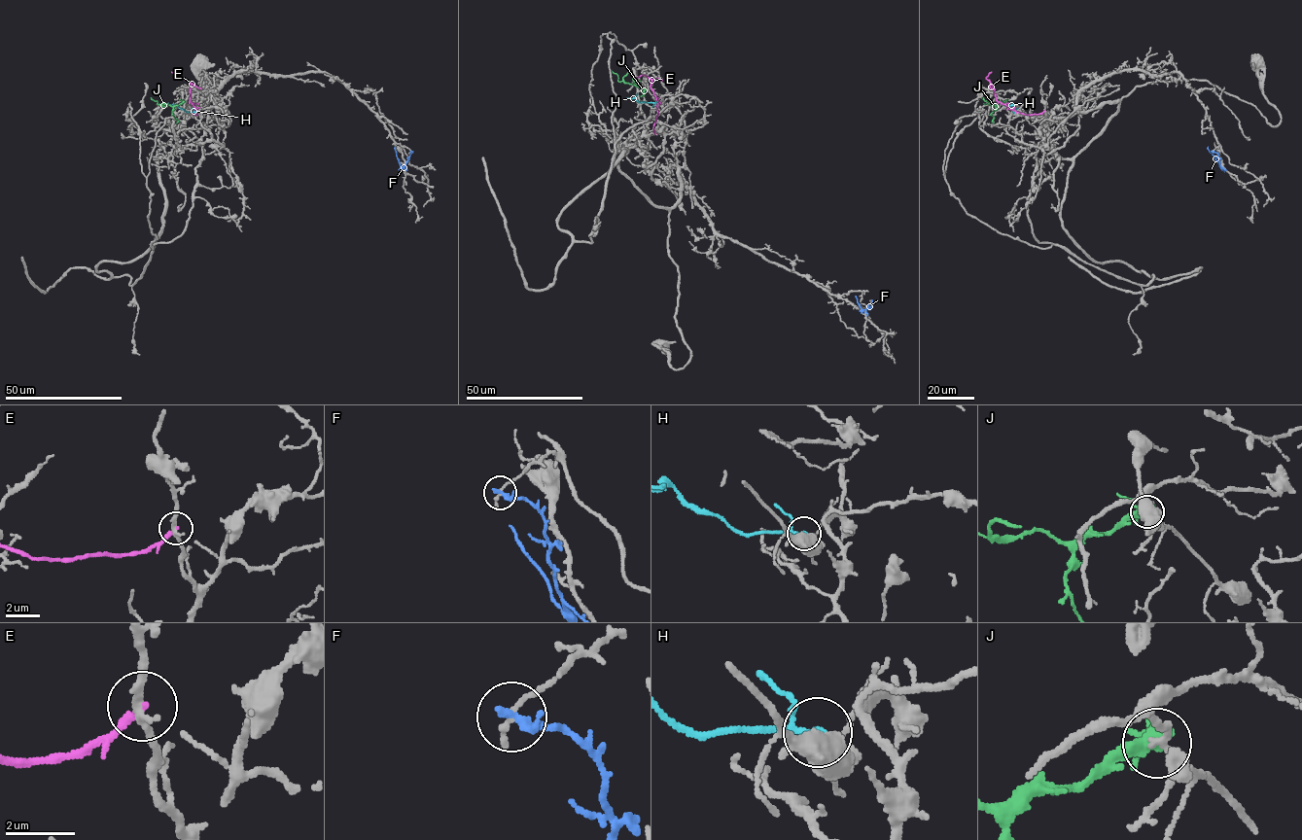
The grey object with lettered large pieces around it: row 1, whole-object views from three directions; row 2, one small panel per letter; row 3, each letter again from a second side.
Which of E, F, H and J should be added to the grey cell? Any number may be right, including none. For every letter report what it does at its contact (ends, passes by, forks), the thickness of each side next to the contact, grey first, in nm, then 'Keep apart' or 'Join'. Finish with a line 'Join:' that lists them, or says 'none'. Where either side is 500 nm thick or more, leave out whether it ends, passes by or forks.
E: It ends there. Thickness 240 nm (grey) against 240 nm. Keep apart
F: It passes by. Thickness 160 nm (grey) against 200 nm. Keep apart
H: Thickness 800 nm (grey) against 150 nm. Keep apart
J: It passes by. Thickness 170 nm (grey) against 400 nm. Keep apart
Join: none

